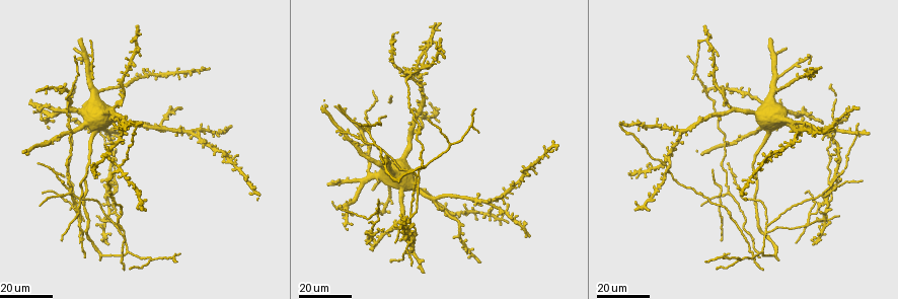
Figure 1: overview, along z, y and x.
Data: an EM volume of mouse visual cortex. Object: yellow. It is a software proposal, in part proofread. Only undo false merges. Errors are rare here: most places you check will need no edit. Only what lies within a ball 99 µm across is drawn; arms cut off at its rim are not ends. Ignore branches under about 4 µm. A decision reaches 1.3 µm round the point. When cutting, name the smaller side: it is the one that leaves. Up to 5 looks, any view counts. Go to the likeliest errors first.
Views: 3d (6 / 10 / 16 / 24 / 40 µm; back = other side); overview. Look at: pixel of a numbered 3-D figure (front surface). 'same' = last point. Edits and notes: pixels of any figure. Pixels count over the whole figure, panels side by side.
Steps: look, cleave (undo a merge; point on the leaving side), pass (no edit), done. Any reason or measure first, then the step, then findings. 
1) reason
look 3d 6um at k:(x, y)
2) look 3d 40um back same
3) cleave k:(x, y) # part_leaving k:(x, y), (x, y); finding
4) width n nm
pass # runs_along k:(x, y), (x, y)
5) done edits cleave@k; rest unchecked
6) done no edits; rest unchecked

two arms in line, one across
look 3d 24um at 1:(809, 215)

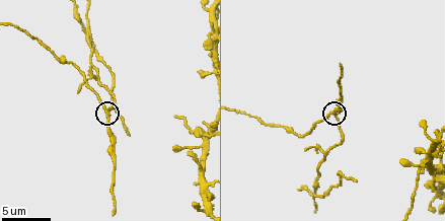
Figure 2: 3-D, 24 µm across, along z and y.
closer look
look 3d 10um at 2:(104, 109)

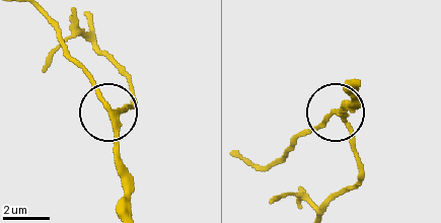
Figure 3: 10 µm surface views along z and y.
arms 3
pass # one neuron here

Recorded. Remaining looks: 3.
looks like a crossing
look 3d 24um at 1:(816, 220)

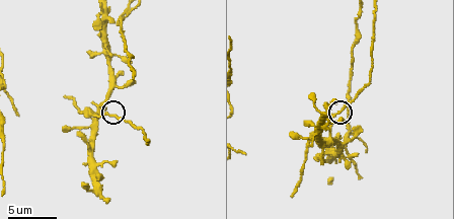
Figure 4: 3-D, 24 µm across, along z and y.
look 3d 6um at 4:(331, 118)

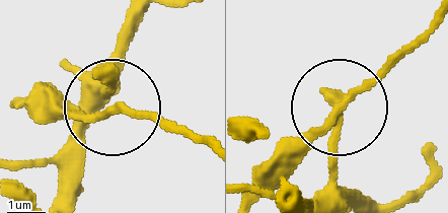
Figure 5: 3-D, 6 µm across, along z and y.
width 150 nm
pass # all the same neuron

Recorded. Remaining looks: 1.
three arms meet
look 3d 10um at 4:(117, 24)

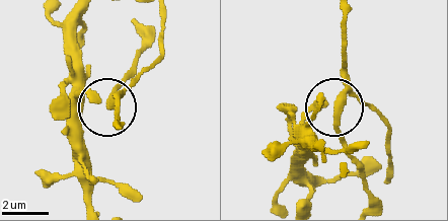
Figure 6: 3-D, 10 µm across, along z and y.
width 240 nm
pass # all the same neuron

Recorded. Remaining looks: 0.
done no edits; rest unchecked

